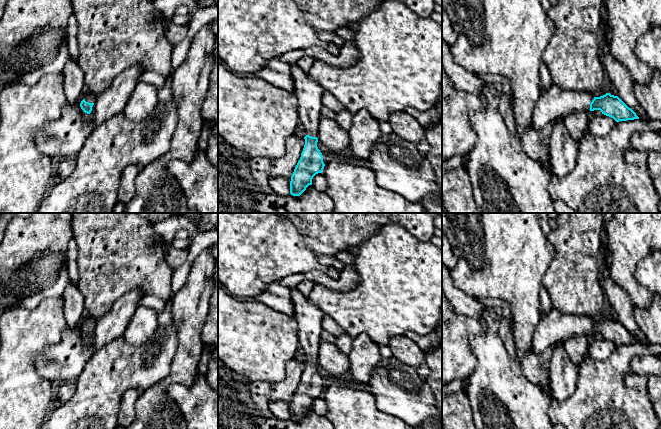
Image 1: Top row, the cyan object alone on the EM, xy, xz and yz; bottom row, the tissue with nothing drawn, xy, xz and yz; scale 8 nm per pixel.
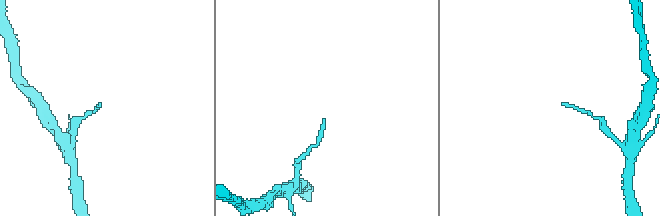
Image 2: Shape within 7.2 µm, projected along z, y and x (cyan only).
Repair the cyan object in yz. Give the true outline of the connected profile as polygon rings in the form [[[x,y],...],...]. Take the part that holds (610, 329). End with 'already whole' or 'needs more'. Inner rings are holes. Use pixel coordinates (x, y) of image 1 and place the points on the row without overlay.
[[[552,308],[541,315],[532,337],[532,354],[540,357],[551,345],[564,343],[576,335],[600,334],[616,346],[639,343],[618,320],[606,317],[595,321],[588,316],[561,314]]]; needs more

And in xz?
[[[296,287],[291,295],[294,304],[294,319],[297,322],[299,346],[305,353],[305,369],[290,405],[290,418],[300,420],[309,409],[313,401],[322,397],[324,393],[323,379],[317,371],[318,351],[322,332],[324,313],[321,309],[308,302]]]; needs more

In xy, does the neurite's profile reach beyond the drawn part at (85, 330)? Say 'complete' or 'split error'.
split error

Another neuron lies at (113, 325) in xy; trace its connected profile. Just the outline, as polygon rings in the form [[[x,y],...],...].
[[[135,289],[121,296],[110,311],[96,320],[89,341],[97,348],[124,335],[136,309],[141,306],[140,300],[144,296],[141,290]]]

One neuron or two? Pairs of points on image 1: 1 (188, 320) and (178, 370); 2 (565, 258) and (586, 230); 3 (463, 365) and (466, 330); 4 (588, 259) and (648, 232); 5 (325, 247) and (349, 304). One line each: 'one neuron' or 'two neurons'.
1: one neuron
2: one neuron
3: one neuron
4: two neurons
5: two neurons

